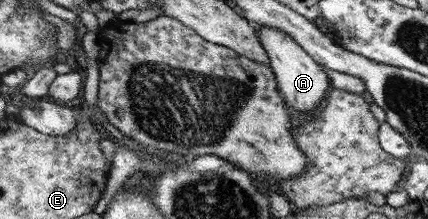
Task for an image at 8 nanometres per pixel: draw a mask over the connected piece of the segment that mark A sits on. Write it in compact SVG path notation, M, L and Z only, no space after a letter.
M265 25L258 26L257 31L259 42L263 44L271 59L269 65L272 66L273 74L276 75L277 88L283 92L285 102L295 110L299 110L301 114L315 110L319 102L323 100L323 96L327 94L327 86L329 86L329 78L325 76L326 72L321 70L321 64L296 39L285 34L285 31Z

